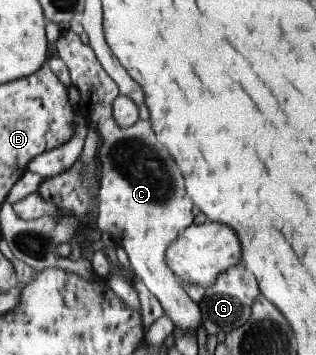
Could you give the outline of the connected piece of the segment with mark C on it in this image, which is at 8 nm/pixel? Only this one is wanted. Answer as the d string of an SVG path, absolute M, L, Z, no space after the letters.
M72 29L62 30L56 40L56 52L70 72L71 84L80 92L80 104L90 118L89 126L96 129L100 135L100 146L98 146L98 162L100 163L100 187L97 195L98 216L96 216L96 226L100 232L108 233L117 244L126 251L130 271L147 286L147 289L158 298L158 302L164 306L166 318L170 325L182 330L192 330L197 332L201 324L201 314L199 303L194 302L181 285L178 276L164 264L164 251L168 245L180 235L180 233L194 224L196 210L194 202L187 196L184 184L184 174L178 168L174 158L170 156L168 150L158 142L150 122L138 119L134 125L120 127L114 120L114 99L118 97L119 88L116 82L106 74L100 62L96 59L92 47L83 44L79 34Z

